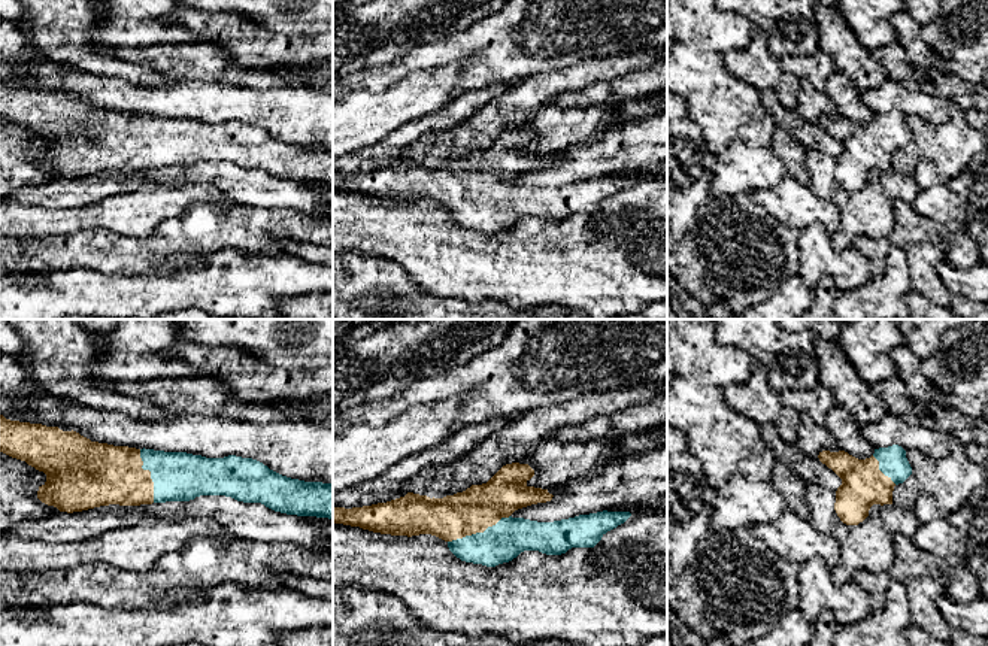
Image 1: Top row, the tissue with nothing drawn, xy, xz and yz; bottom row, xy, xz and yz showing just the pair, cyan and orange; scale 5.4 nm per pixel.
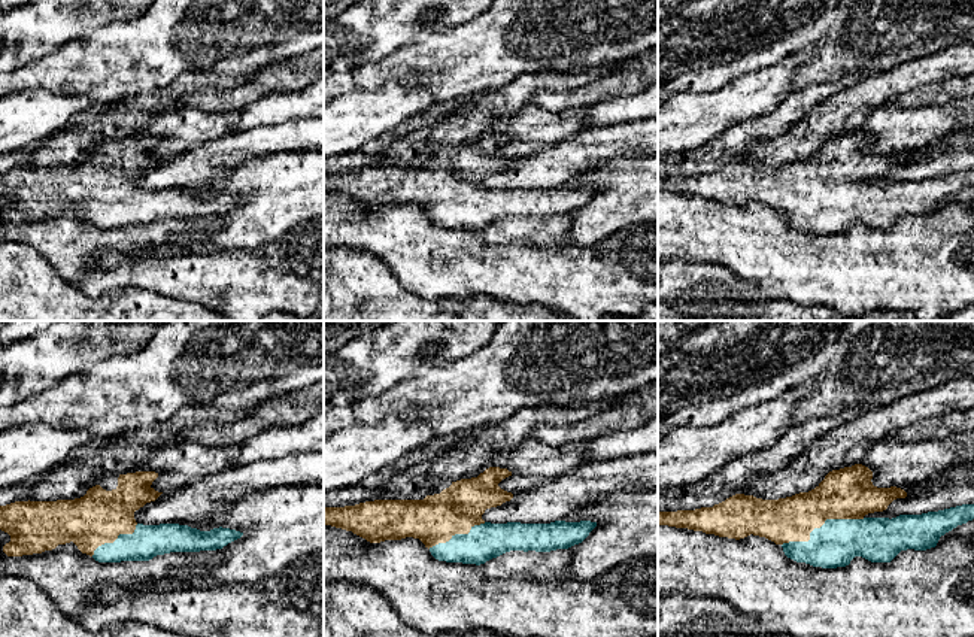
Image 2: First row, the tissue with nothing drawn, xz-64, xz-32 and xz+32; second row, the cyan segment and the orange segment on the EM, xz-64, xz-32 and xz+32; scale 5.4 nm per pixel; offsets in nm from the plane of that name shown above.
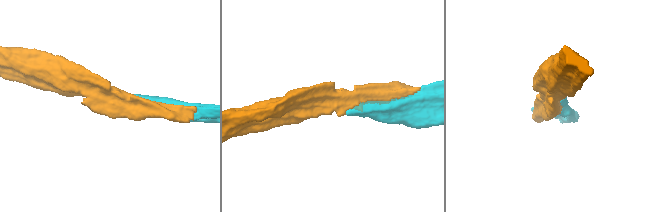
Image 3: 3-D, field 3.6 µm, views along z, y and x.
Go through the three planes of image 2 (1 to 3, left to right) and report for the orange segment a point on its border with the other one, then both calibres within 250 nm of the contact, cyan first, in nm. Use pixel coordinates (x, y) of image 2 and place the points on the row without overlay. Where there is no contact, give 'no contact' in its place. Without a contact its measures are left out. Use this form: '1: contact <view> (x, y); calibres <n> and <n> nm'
1: contact xz-64 (117, 205); calibres 180 and 280 nm
2: contact xz-32 (457, 200); calibres 200 and 260 nm
3: contact xz+32 (822, 191); calibres 240 and 280 nm

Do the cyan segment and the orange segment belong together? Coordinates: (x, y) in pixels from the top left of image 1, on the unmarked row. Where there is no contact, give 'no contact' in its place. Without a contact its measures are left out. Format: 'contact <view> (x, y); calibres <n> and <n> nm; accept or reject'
contact xz (478, 199); calibres 220 and 240 nm; accept

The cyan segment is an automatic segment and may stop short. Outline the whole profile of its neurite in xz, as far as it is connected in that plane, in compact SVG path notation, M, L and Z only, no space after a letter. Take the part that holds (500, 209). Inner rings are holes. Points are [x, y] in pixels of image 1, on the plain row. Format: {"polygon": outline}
{"polygon": "M528 130L503 131L487 149L472 151L463 158L443 164L430 164L407 158L404 163L363 173L333 173L333 189L360 192L381 200L419 201L431 200L448 209L449 216L466 228L495 233L509 228L524 216L561 221L572 213L594 213L601 203L624 189L630 178L597 178L554 188L537 188L510 181L522 173L552 166L548 155L528 152L534 142Z"}

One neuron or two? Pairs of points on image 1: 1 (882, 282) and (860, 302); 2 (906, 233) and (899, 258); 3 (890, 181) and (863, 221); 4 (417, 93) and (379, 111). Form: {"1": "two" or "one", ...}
{"1": "one", "2": "two", "3": "two", "4": "one"}

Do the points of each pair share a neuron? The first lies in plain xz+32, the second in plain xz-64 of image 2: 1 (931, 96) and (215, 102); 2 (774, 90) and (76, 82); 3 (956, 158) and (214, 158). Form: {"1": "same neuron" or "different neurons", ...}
{"1": "same neuron", "2": "different neurons", "3": "same neuron"}

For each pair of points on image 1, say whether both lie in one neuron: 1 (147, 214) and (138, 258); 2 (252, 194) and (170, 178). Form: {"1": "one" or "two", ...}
{"1": "two", "2": "one"}

